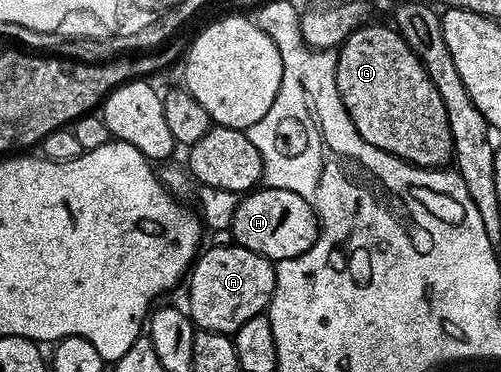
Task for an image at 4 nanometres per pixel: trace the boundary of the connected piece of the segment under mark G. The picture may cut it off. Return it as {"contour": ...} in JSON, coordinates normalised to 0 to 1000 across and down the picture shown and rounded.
{"contour":[[[782,67],[721,70],[673,134],[673,234],[677,258],[725,376],[749,387],[774,414],[786,414],[822,446],[842,446],[854,457],[878,457],[898,444],[904,419],[904,368],[892,333],[892,290],[868,247],[868,226],[852,204],[844,172],[820,140],[804,97]]]}

